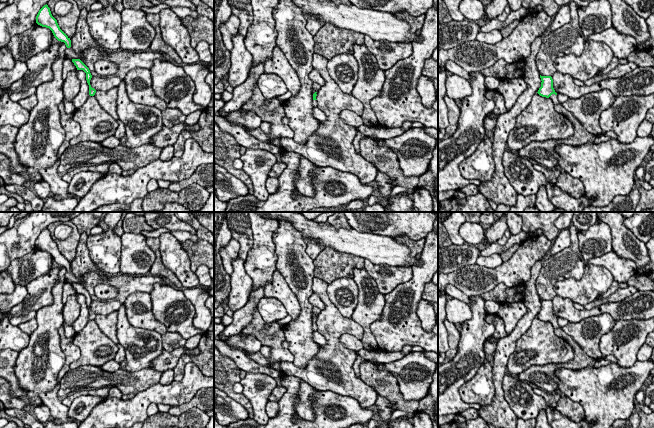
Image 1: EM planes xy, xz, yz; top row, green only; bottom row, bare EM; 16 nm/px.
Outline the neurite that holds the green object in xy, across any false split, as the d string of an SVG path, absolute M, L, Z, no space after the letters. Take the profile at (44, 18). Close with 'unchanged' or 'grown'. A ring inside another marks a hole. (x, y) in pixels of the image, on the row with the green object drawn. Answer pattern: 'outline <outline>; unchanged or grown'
outline M47 4L39 10L36 23L42 27L49 28L58 41L64 42L67 48L71 47L70 38L60 29Z; unchanged

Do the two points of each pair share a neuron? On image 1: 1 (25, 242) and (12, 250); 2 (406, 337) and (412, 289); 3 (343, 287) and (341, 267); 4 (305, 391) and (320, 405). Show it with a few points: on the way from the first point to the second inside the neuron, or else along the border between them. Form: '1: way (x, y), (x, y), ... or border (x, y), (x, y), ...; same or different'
1: way (22, 242), (15, 247); same
2: way (406, 325), (407, 301); same
3: border (352, 278), (336, 278), (328, 284); different
4: border (317, 390), (313, 394), (312, 410), (314, 417); different

